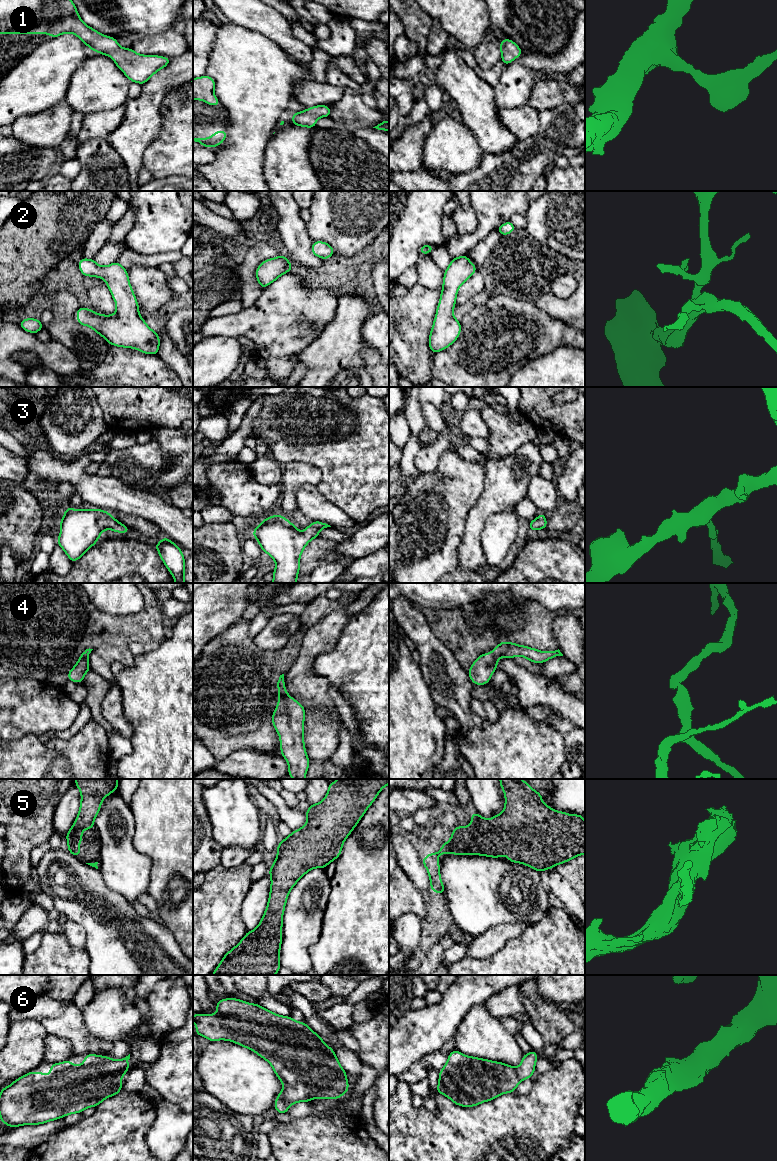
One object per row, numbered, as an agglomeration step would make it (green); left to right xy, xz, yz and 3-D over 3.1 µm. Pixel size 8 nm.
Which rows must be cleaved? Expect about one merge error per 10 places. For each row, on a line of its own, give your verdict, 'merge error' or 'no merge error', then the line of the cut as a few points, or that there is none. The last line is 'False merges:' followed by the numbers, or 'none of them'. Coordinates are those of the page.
1: no merge error; cut none
2: no merge error; cut none
3: no merge error; cut none
4: no merge error; cut none
5: no merge error; cut none
6: no merge error; cut none
False merges: none of them

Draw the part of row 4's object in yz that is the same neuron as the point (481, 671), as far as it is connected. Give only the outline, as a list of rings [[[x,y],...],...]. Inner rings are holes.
[[[501,641],[491,653],[480,654],[468,670],[468,675],[474,685],[486,685],[494,671],[500,657],[514,658],[522,656],[533,663],[544,663],[547,660],[563,656],[560,650],[545,652],[512,642]]]

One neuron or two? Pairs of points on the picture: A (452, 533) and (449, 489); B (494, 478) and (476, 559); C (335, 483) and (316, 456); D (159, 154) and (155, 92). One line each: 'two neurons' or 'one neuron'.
A: one neuron
B: one neuron
C: one neuron
D: two neurons

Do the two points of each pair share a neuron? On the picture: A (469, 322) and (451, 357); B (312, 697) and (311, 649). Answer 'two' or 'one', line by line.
A: one
B: one

